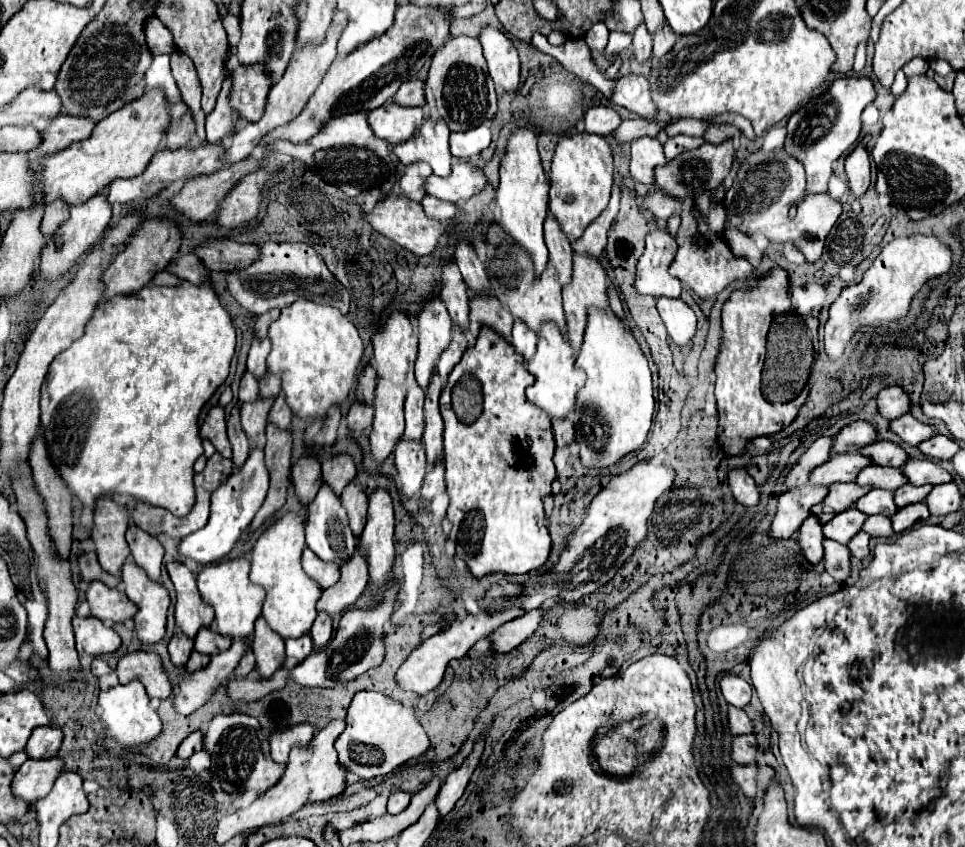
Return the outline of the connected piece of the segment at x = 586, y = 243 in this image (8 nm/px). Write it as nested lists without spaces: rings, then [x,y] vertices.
[[[616,183],[616,185],[612,187],[612,197],[610,197],[608,207],[598,215],[598,219],[594,219],[594,221],[586,227],[584,235],[582,235],[578,241],[572,243],[574,251],[578,251],[578,253],[588,253],[588,255],[598,257],[598,255],[604,251],[604,247],[606,247],[606,233],[608,233],[608,229],[610,229],[614,217],[618,215],[618,209],[620,209],[620,185]]]

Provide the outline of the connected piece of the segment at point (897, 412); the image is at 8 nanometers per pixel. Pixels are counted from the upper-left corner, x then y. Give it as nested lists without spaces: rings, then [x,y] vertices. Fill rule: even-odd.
[[[896,385],[894,387],[884,387],[878,393],[876,401],[878,401],[878,413],[888,421],[898,419],[900,415],[908,413],[908,395]]]

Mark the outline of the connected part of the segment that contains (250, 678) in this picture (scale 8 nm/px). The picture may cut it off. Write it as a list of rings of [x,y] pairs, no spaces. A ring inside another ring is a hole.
[[[280,667],[270,679],[264,679],[256,669],[252,669],[242,679],[234,677],[228,681],[228,695],[232,701],[258,701],[268,693],[286,687],[288,679],[290,671],[284,667]]]

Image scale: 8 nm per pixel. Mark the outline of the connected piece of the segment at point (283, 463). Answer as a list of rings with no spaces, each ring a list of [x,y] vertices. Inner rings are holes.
[[[268,423],[266,427],[266,467],[270,471],[270,489],[266,495],[266,501],[262,503],[258,515],[254,517],[254,523],[250,529],[258,529],[266,517],[276,513],[284,501],[290,479],[290,459],[292,459],[292,433],[278,429],[274,423]]]

